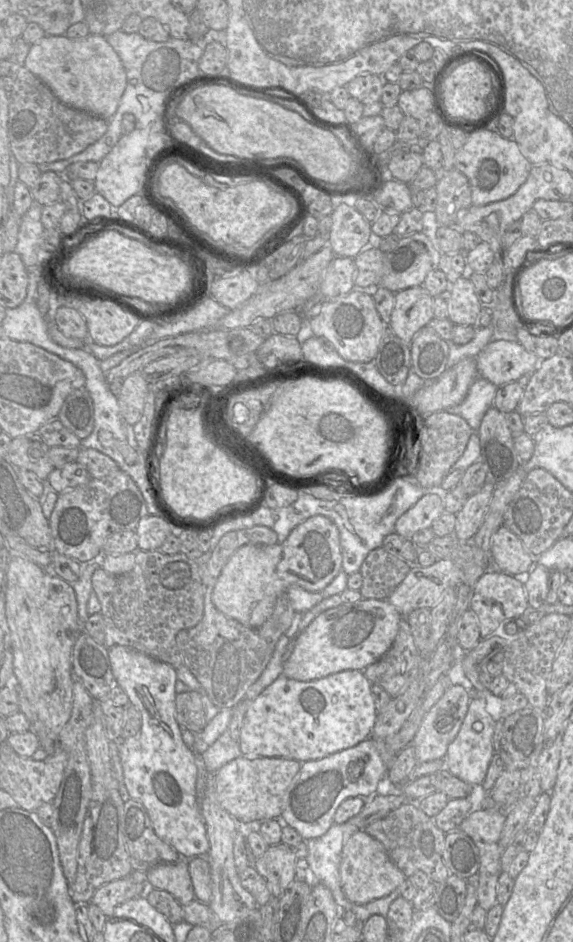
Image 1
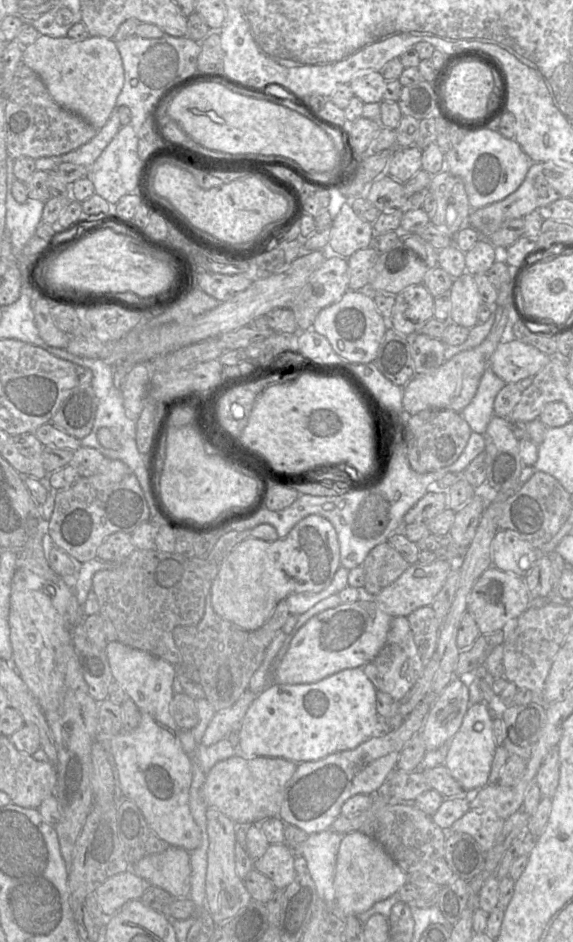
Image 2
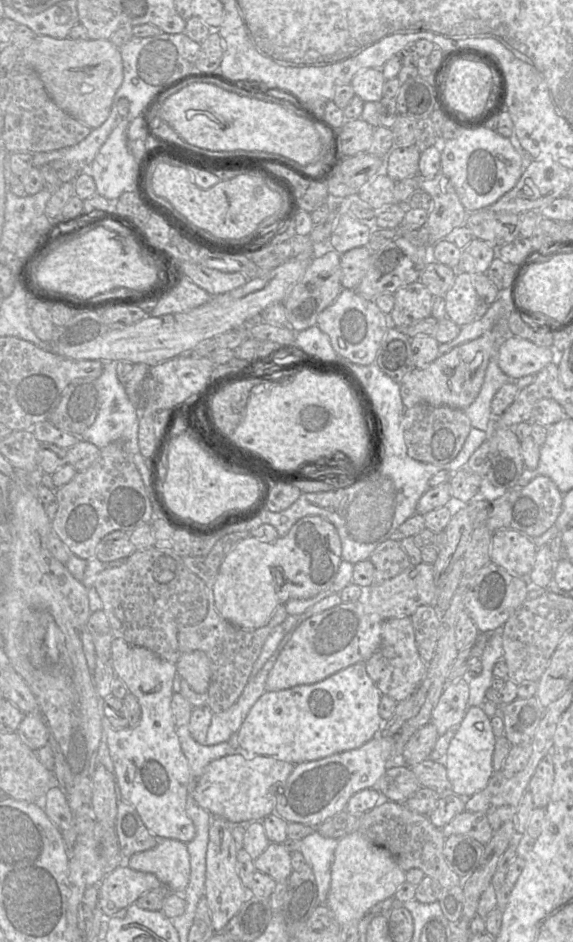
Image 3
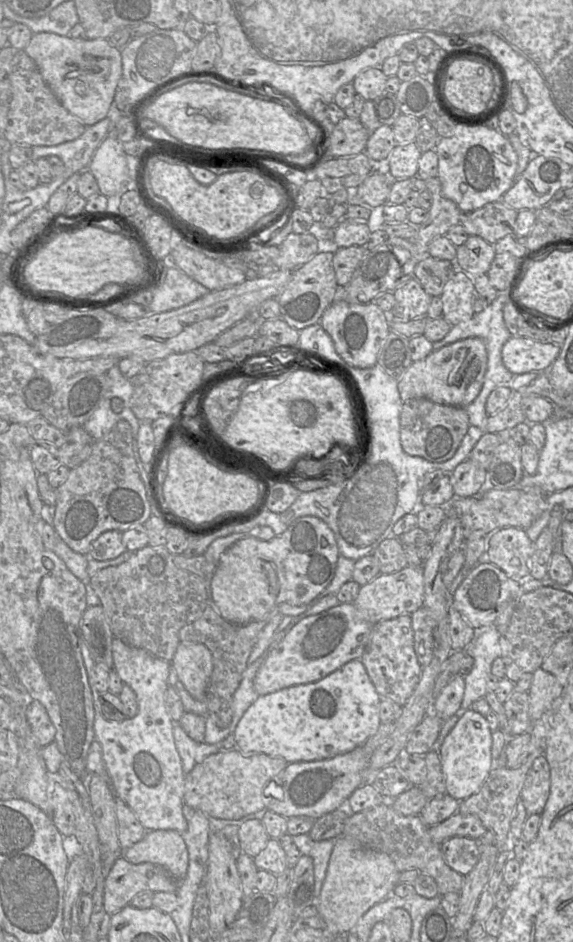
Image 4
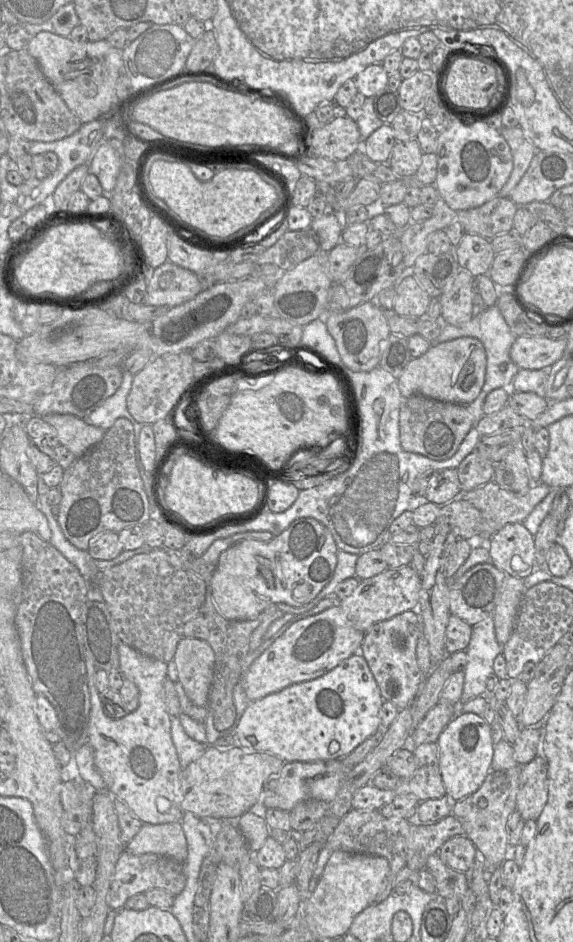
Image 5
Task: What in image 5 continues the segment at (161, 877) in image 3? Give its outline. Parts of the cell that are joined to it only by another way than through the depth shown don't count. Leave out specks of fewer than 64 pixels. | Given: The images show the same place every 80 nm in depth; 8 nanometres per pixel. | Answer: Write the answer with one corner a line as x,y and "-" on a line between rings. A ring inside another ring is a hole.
180,822
143,824
139,832
126,845
125,850
132,855
153,853
162,856
168,856
182,864
187,858
187,842

